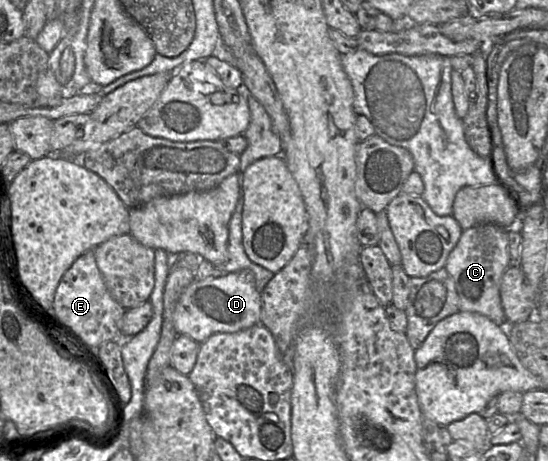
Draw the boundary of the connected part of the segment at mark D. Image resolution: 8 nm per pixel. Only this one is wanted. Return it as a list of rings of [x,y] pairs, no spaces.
[[[250,270],[224,273],[218,277],[194,279],[181,293],[173,314],[173,324],[177,335],[186,335],[199,344],[214,333],[234,333],[260,323],[261,292],[255,286]]]

